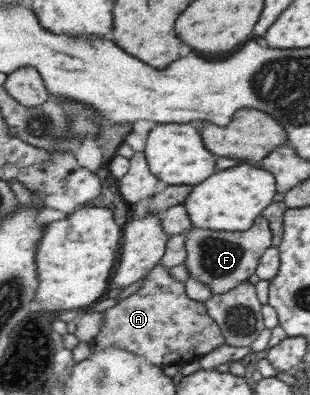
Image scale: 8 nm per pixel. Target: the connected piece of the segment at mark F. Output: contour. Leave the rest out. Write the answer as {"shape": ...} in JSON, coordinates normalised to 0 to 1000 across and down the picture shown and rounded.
{"shape":[[[842,542],[790,585],[677,585],[665,577],[613,575],[597,590],[594,613],[594,671],[606,699],[668,719],[684,747],[726,744],[768,719],[797,711],[819,691],[848,635],[874,623],[874,605],[865,557]]]}

